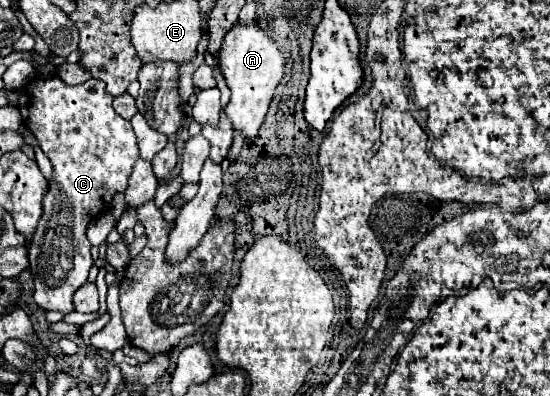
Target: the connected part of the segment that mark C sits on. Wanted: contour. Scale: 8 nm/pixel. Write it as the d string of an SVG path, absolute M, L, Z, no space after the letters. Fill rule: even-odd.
M35 76L27 86L19 88L17 108L25 126L39 140L41 150L53 164L53 178L49 180L47 194L43 198L43 216L29 242L29 262L35 280L35 302L43 310L59 310L63 314L73 312L73 294L87 282L87 274L93 266L91 244L87 240L87 226L97 216L109 212L113 196L125 192L133 164L139 158L137 138L131 122L123 120L113 110L113 96L105 90L103 80L89 80L79 86L65 84L59 76Z

